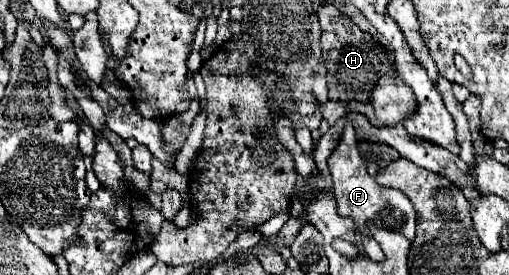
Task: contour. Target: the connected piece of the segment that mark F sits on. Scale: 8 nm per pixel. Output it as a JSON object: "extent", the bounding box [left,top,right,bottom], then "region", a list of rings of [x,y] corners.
{"extent":[327,123,415,239],"region":[[[347,123],[343,127],[343,135],[339,145],[335,147],[335,151],[331,153],[331,157],[327,159],[331,177],[333,177],[333,187],[335,187],[335,199],[337,199],[337,213],[341,217],[351,217],[357,225],[359,231],[367,229],[367,223],[375,221],[377,225],[381,225],[383,229],[389,231],[403,231],[405,237],[413,239],[415,237],[415,209],[411,205],[411,201],[397,189],[381,189],[375,179],[367,173],[359,147],[357,147],[357,139],[353,133],[353,127]]]}

